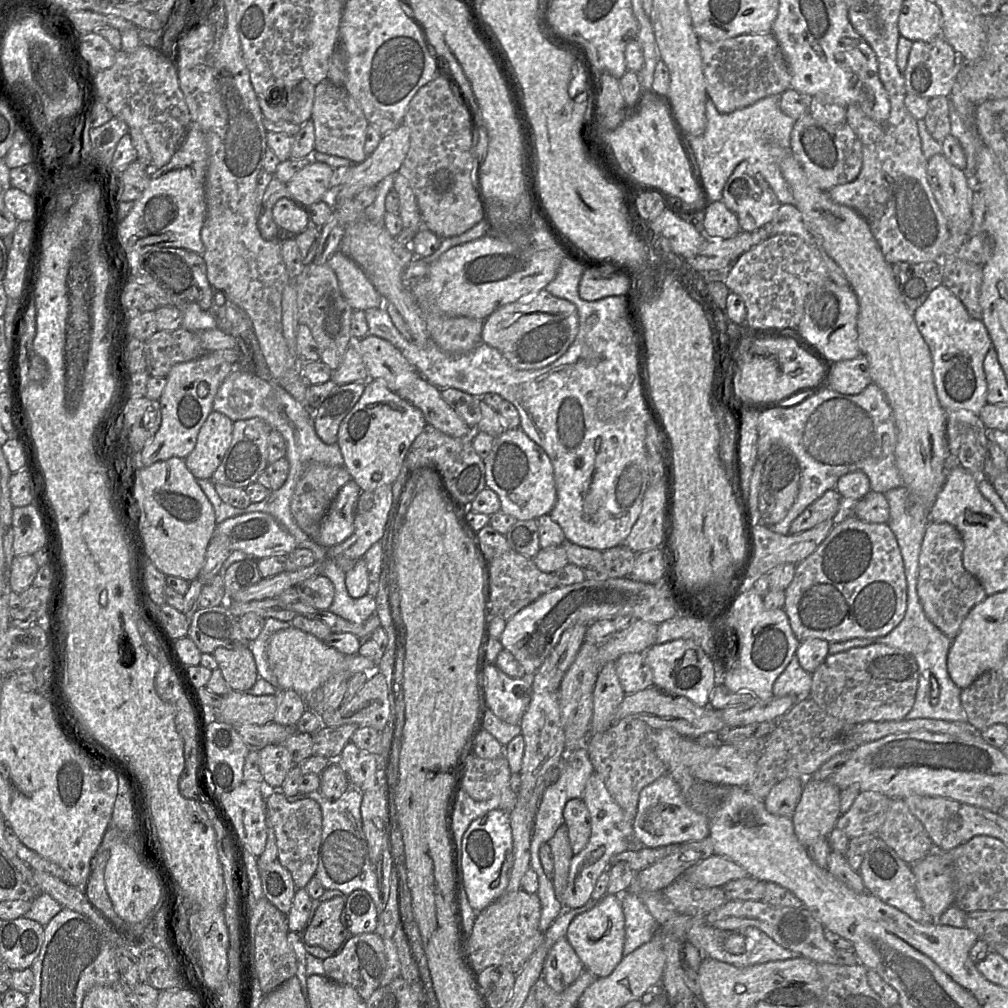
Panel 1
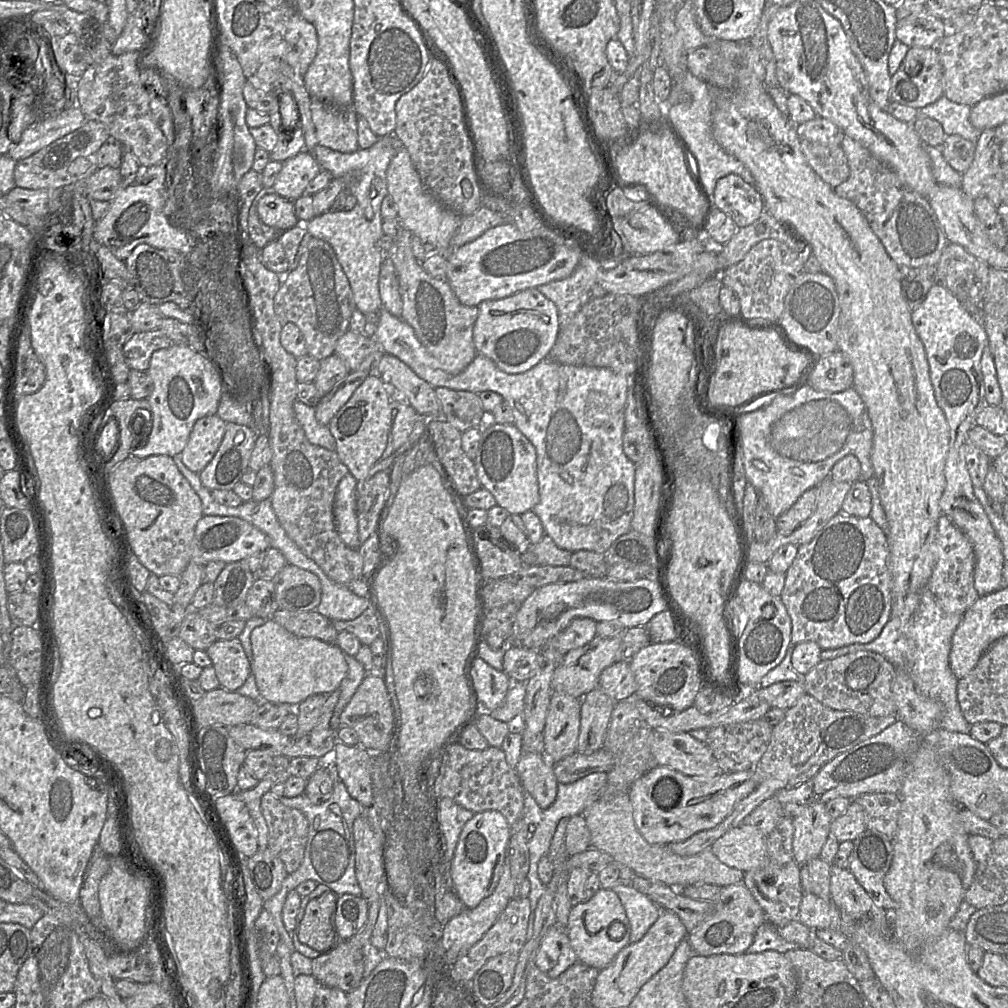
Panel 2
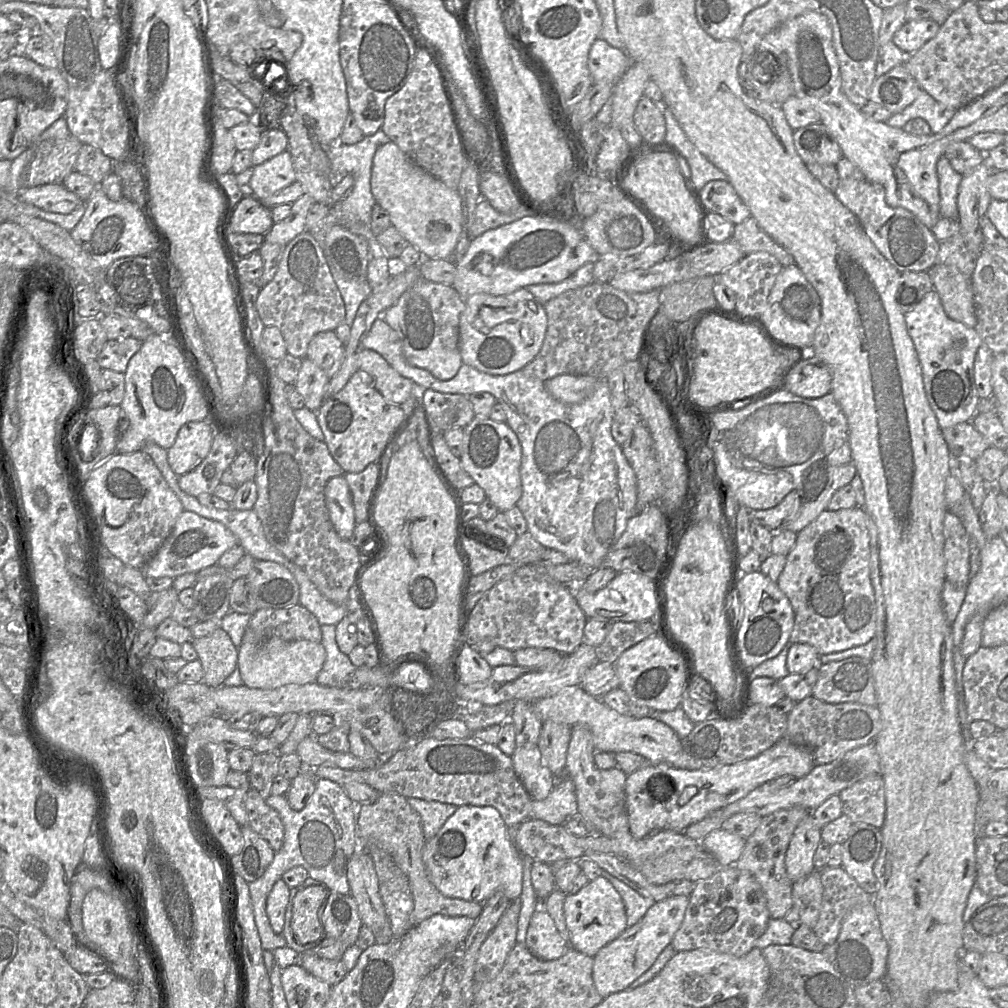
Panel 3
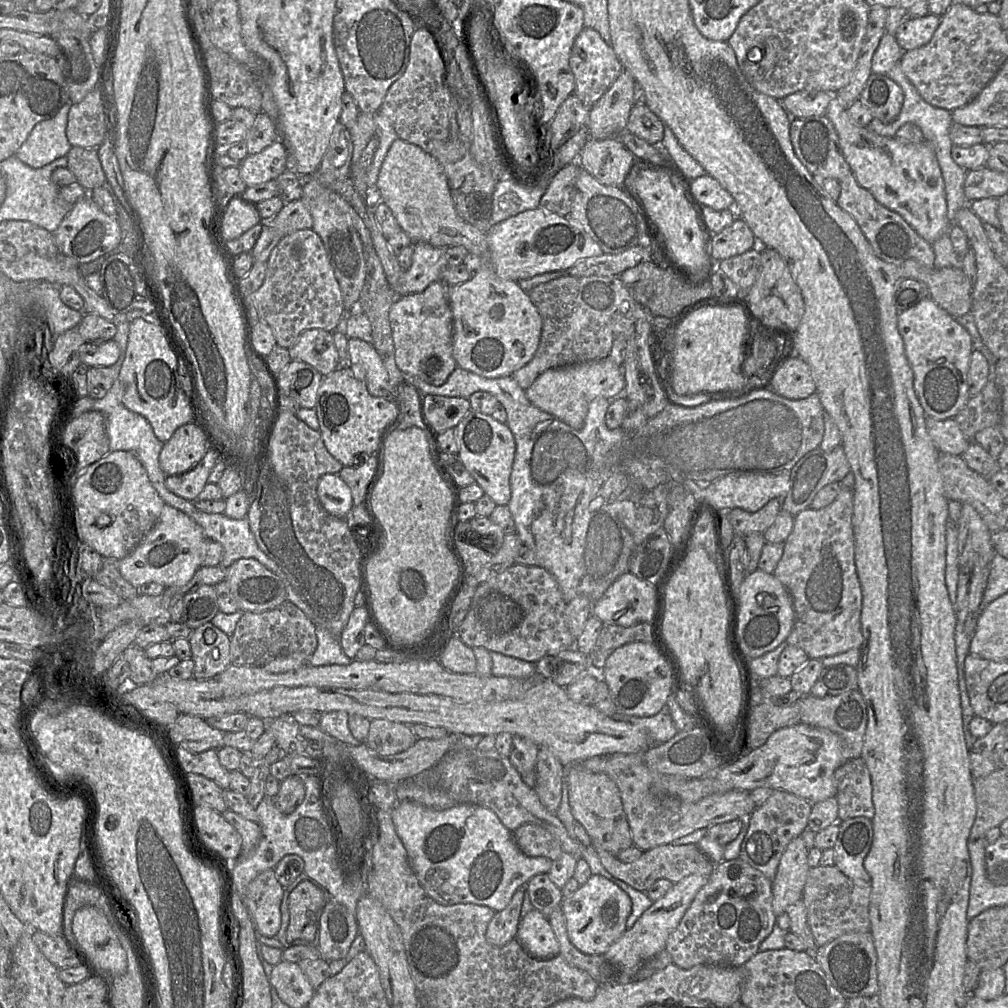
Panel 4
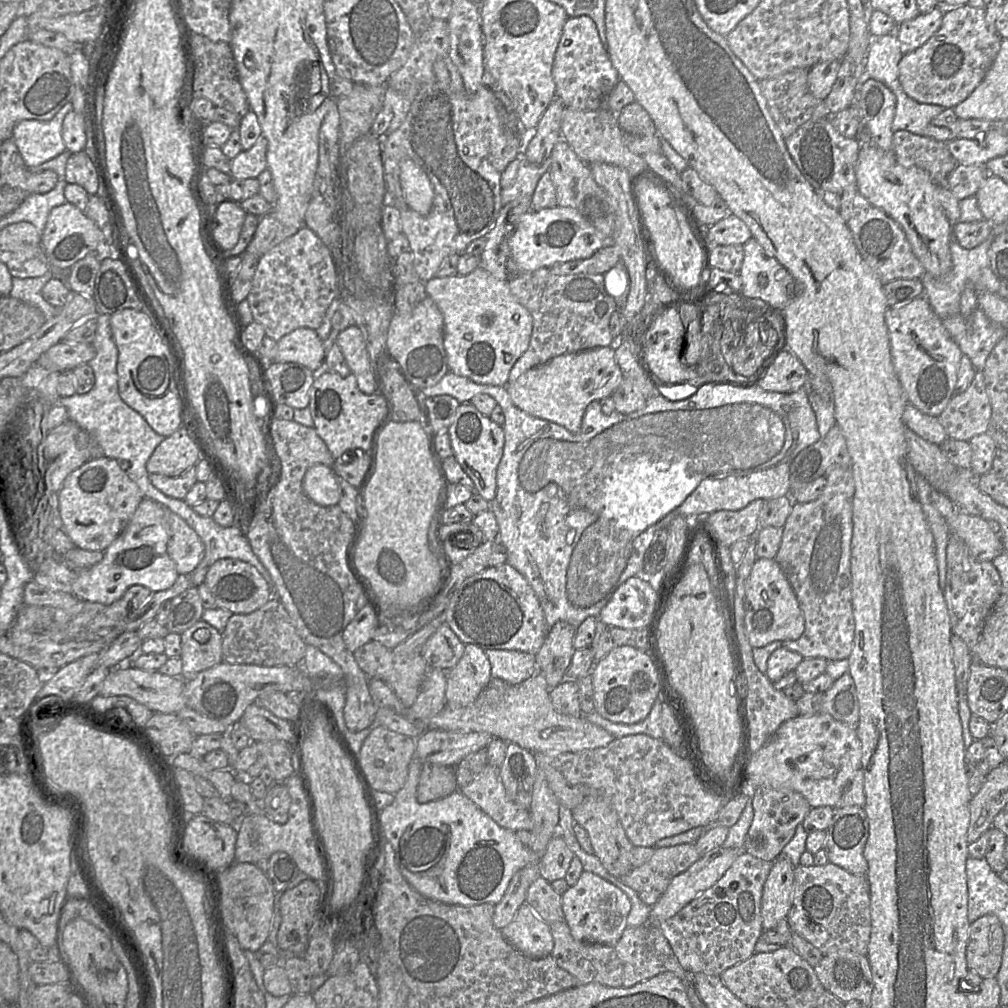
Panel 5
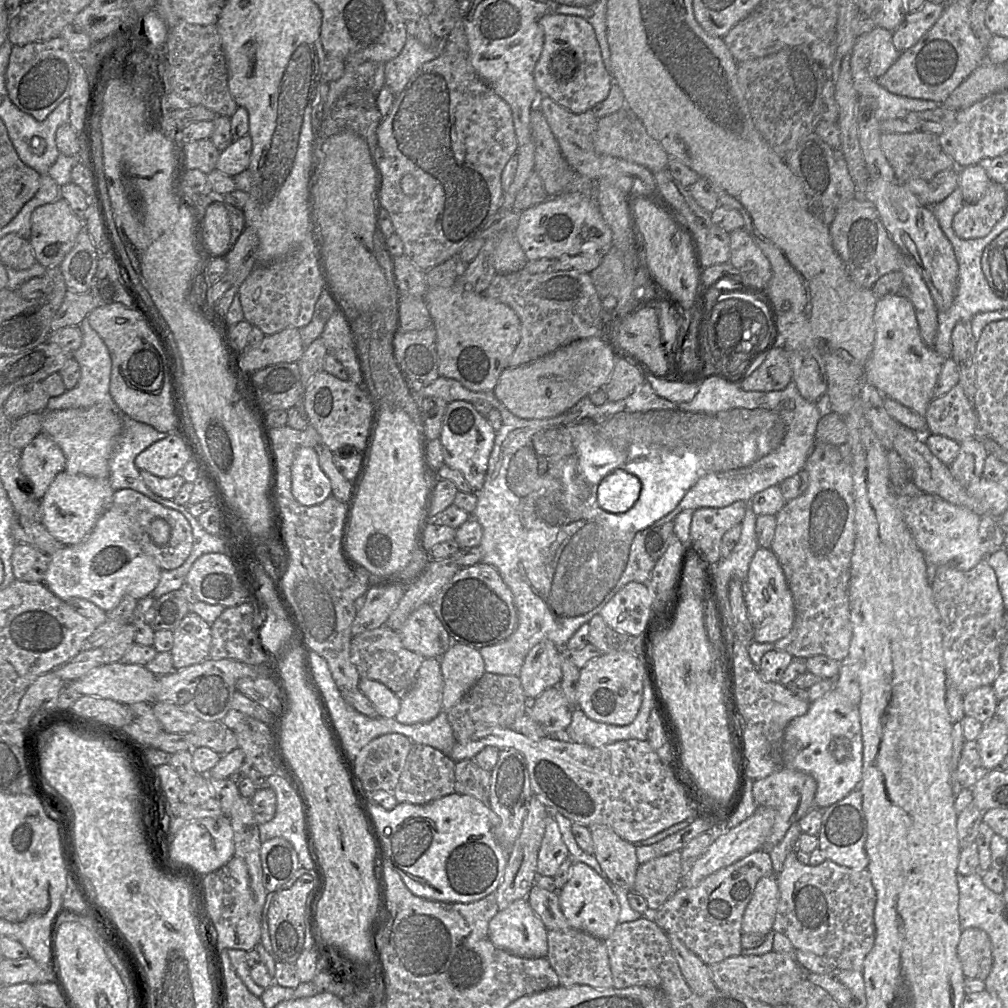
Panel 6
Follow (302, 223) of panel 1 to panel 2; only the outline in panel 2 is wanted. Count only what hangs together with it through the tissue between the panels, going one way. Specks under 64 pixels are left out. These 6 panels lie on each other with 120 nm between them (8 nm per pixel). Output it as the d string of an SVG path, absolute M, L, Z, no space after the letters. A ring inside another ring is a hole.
M267 194L257 204L260 220L277 231L293 228L299 224L294 202L278 194Z

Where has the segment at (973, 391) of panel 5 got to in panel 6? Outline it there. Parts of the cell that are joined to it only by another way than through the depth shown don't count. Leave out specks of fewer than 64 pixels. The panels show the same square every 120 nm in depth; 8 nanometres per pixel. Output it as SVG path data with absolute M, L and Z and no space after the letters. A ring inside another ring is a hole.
M958 384L947 394L934 398L926 411L927 431L958 443L979 434L979 422L974 404Z

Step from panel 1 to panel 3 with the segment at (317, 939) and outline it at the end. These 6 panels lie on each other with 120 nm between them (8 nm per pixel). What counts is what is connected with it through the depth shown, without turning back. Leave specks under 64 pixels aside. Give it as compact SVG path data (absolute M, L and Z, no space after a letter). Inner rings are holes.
M322 883L296 893L293 899L291 930L299 944L320 942L326 938L321 917L329 894L329 889Z

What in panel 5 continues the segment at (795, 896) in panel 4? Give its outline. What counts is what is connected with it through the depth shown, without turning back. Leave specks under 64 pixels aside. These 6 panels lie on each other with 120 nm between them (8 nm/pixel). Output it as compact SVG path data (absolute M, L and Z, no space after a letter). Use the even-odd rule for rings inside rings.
M778 856L773 862L772 869L764 883L761 898L761 917L764 931L775 929L777 923L786 918L792 902L794 883L794 865L786 856Z

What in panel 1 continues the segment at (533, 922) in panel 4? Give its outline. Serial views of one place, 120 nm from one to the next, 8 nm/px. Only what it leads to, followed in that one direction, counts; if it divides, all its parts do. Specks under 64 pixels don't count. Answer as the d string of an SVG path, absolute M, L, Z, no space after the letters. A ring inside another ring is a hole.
M560 938L547 952L542 978L557 993L563 992L582 973L584 966L566 938Z

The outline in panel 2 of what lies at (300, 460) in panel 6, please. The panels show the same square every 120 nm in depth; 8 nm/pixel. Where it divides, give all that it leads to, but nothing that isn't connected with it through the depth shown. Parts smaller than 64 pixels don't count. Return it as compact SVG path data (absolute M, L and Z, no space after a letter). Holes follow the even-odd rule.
M348 473L344 476L337 488L333 504L335 527L340 539L350 548L356 549L359 545L356 479Z

